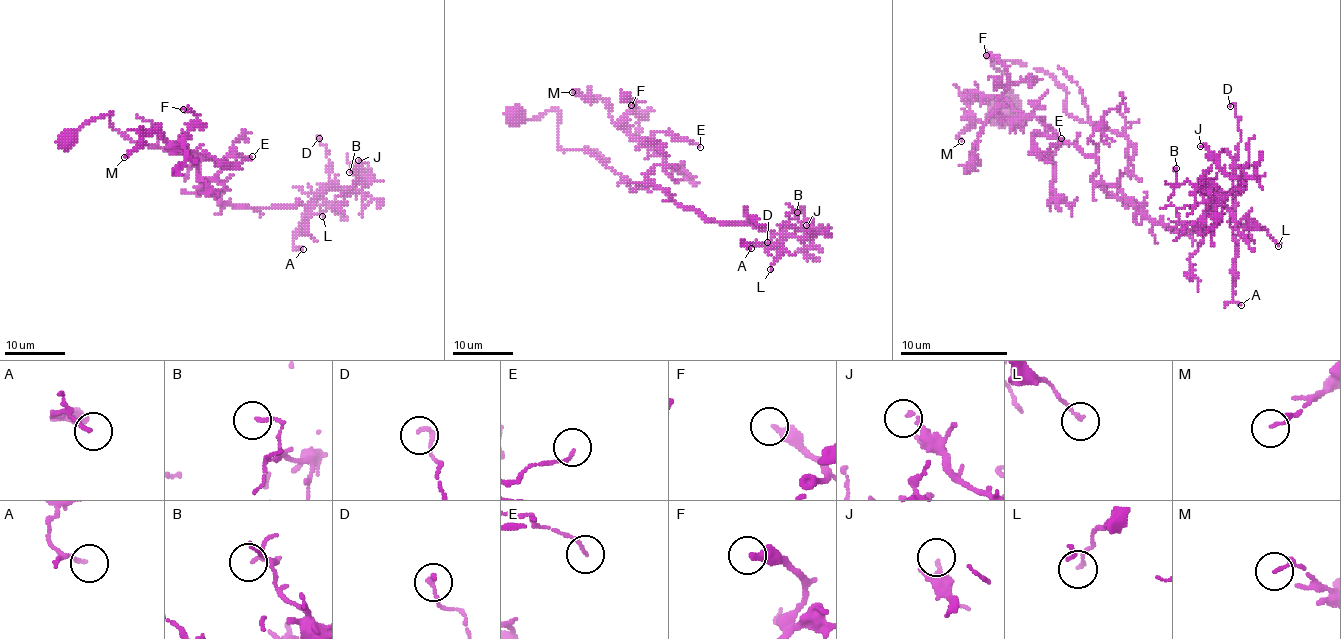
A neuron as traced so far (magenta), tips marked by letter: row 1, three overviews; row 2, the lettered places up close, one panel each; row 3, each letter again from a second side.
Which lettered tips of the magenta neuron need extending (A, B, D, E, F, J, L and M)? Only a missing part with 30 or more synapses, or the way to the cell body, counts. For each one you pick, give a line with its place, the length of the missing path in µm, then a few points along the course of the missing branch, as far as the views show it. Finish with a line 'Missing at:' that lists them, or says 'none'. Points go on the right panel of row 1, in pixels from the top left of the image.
Missing at: none

